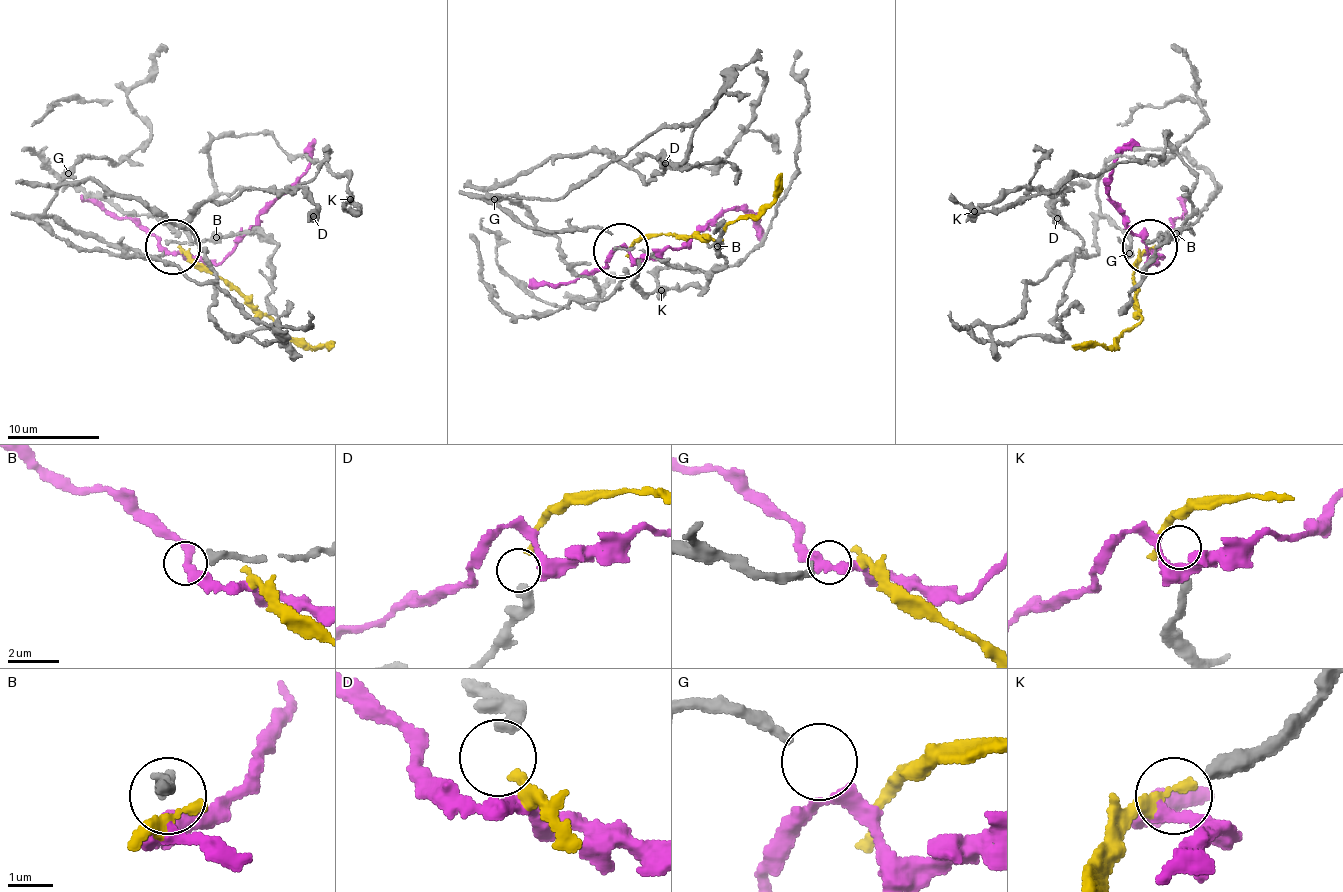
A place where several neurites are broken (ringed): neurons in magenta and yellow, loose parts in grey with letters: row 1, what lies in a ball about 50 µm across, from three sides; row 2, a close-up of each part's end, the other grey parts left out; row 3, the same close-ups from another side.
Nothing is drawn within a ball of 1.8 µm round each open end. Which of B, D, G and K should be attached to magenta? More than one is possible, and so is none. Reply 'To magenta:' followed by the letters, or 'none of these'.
To magenta: G

